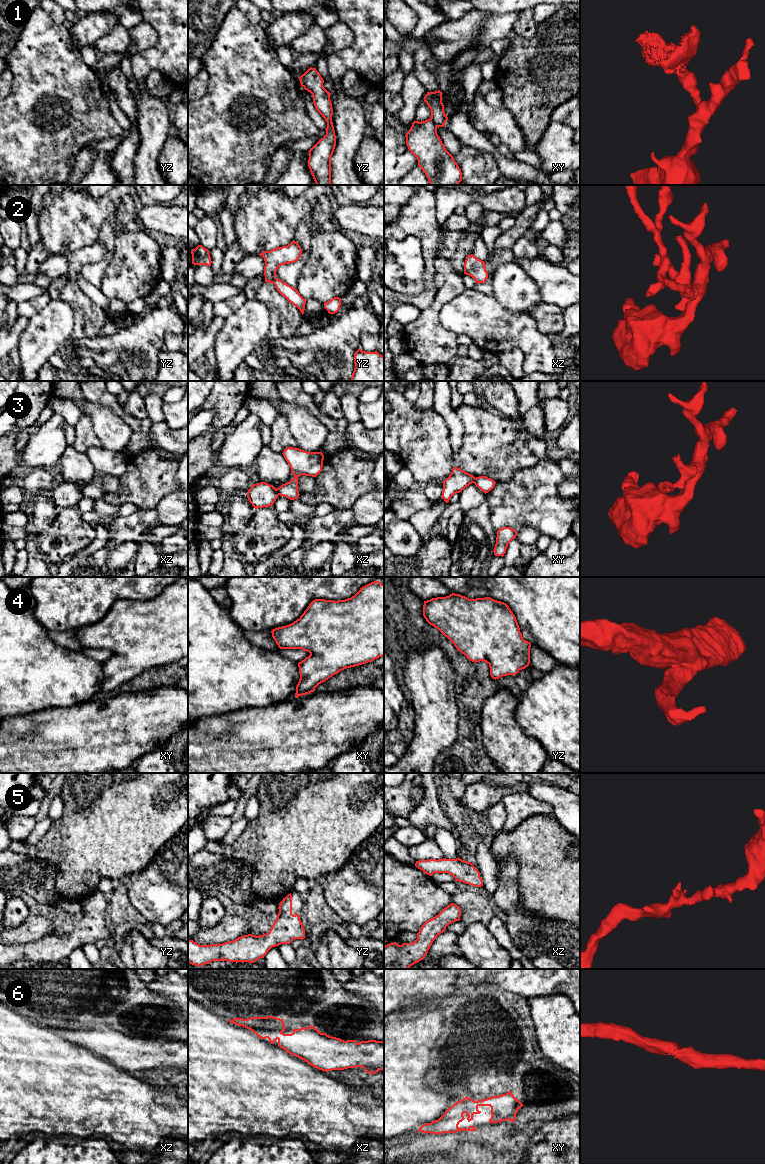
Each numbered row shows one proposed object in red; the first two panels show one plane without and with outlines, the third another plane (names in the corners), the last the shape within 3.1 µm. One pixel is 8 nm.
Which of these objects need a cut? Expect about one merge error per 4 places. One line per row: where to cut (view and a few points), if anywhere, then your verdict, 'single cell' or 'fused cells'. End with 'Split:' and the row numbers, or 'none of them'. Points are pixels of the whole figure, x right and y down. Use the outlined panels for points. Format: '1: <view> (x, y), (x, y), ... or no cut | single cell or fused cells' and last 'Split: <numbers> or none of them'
1: xy (430, 118), (437, 126) | fused cells
2: no cut | single cell
3: xz (276, 489), (279, 494) | fused cells
4: no cut | single cell
5: no cut | single cell
6: no cut | single cell
Split: 1, 3

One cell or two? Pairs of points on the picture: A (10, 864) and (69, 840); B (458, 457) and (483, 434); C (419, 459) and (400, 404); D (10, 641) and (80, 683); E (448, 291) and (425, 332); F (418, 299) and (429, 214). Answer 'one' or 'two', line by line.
A: two
B: one
C: one
D: one
E: one
F: one

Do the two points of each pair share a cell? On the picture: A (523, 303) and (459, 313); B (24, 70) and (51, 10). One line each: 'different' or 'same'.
A: different
B: different

